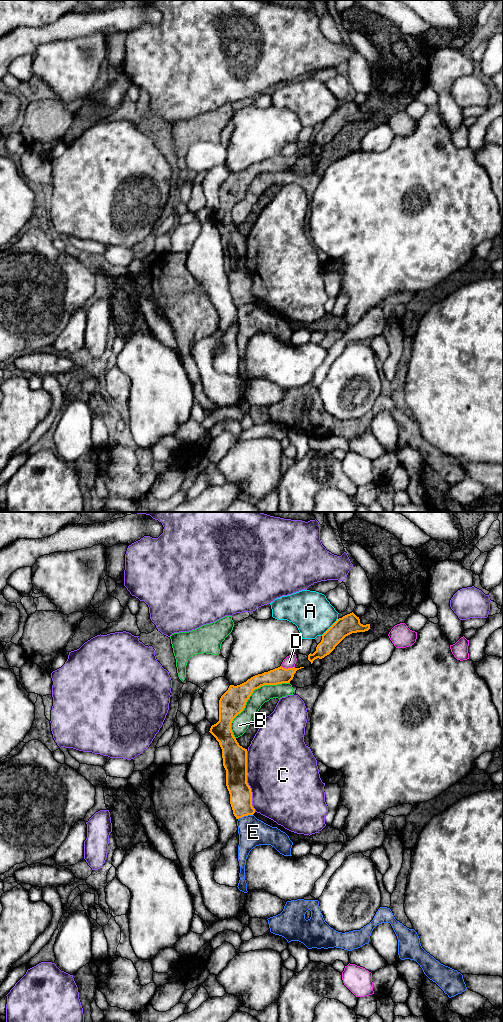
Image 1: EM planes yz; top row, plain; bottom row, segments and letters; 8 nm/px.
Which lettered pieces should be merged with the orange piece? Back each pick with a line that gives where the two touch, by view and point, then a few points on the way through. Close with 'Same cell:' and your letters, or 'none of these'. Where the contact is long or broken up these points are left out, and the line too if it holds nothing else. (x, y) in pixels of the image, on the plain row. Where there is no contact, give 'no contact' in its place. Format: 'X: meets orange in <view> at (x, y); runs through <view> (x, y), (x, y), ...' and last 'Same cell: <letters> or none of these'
Same cell: none of these

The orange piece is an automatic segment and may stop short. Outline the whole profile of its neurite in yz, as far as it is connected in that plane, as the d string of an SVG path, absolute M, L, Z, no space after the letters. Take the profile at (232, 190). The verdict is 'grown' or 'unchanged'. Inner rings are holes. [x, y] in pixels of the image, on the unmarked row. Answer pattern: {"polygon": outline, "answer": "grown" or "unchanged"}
{"polygon": "M278 155L255 163L246 170L228 178L219 188L219 209L212 213L210 221L222 237L223 254L226 258L226 274L230 282L230 292L236 307L253 303L252 280L247 271L247 237L239 233L231 218L233 207L240 202L255 177L264 173L290 171L297 158L304 156Z", "answer": "unchanged"}

